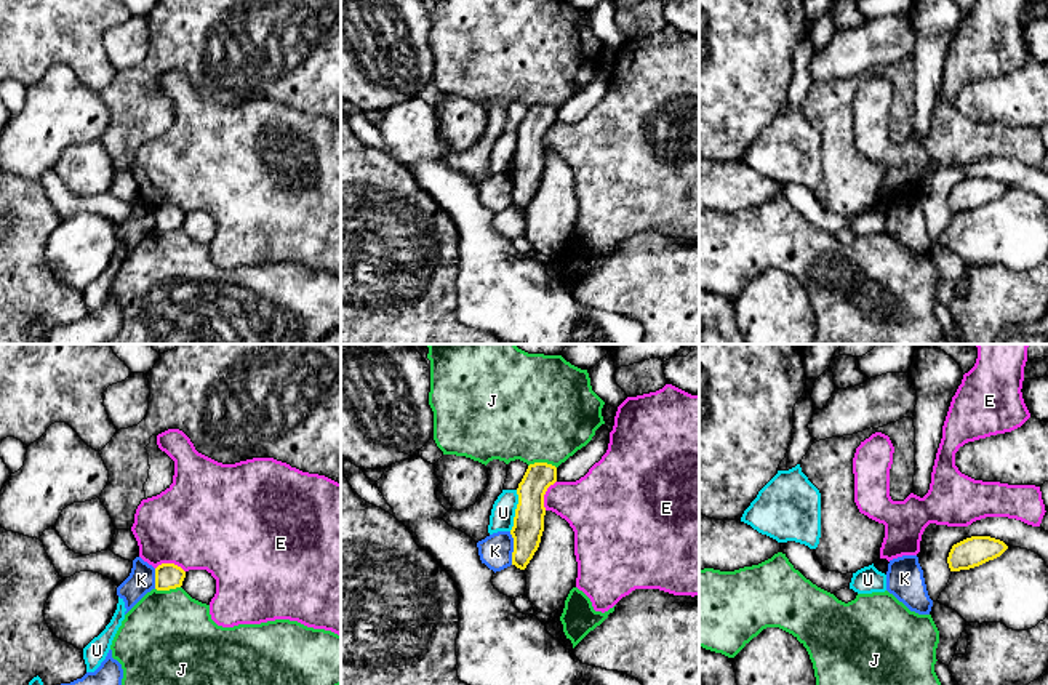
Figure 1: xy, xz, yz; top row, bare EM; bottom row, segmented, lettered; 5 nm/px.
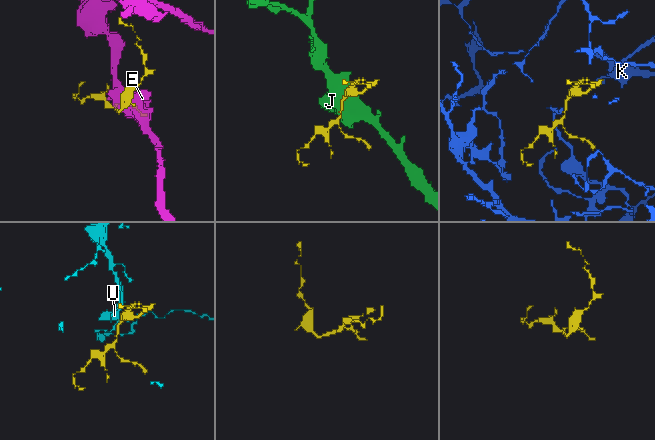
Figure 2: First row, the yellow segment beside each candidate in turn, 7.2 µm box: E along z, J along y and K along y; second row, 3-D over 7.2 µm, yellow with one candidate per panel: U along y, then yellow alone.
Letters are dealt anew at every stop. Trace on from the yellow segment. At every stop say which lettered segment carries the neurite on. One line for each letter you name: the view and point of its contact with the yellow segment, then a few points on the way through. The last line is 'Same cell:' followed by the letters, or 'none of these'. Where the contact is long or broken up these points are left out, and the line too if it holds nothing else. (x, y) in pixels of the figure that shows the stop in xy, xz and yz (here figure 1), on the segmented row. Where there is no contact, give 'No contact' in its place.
Same cell: none of these

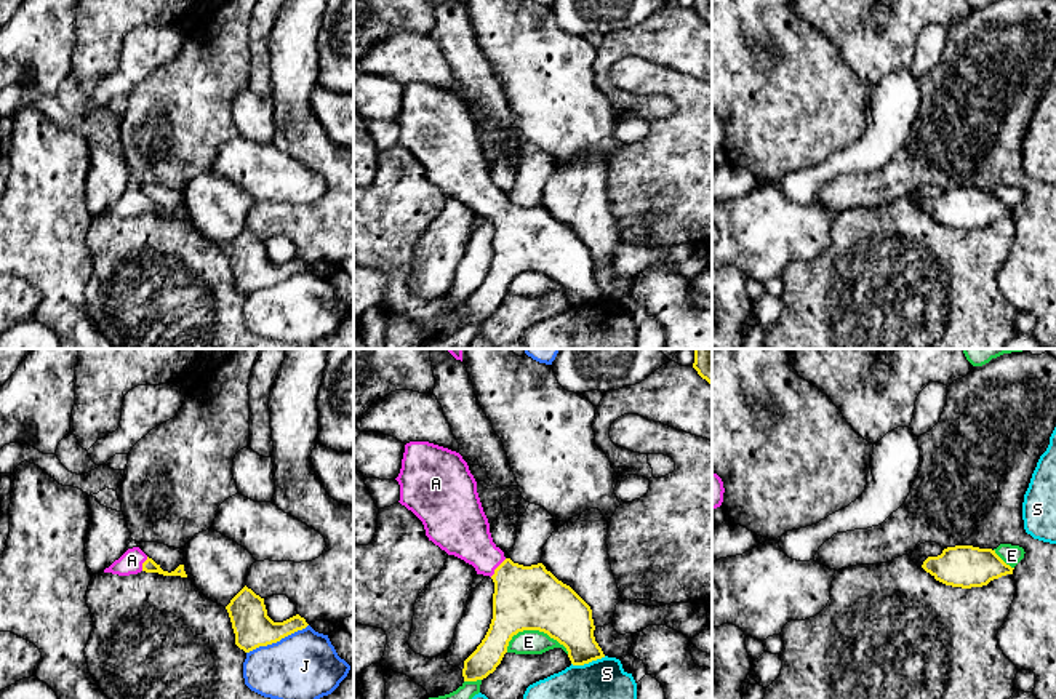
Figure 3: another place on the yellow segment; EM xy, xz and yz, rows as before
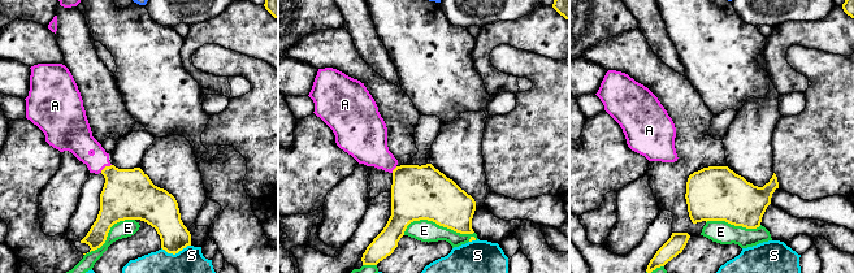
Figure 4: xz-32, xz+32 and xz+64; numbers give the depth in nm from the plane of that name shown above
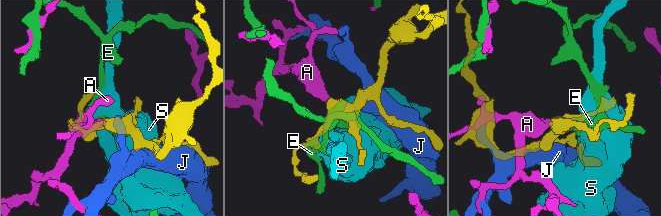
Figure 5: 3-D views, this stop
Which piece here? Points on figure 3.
A: Touches yellow at xz (496, 568). Path across: xz (525, 597), (496, 568), (463, 531)
Same cell: A

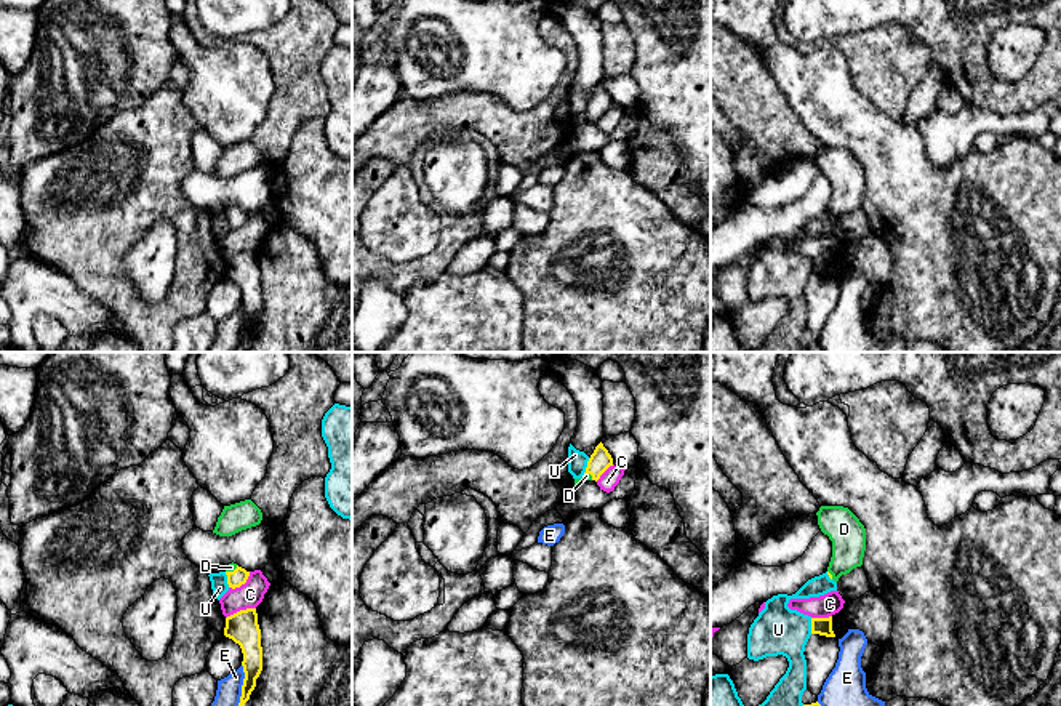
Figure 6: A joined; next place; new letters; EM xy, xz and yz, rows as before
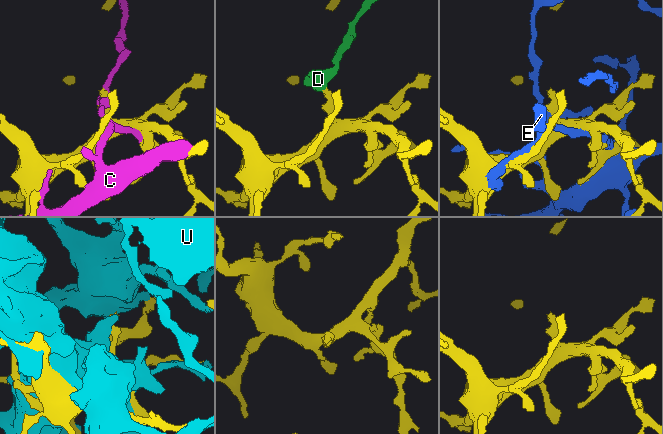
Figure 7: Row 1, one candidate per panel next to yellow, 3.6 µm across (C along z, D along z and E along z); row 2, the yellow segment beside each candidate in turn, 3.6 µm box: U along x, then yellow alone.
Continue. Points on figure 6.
D: Touches yellow at xy (231, 572). Path across: xy (239, 577), (231, 572), (231, 567)
Same cell: D

